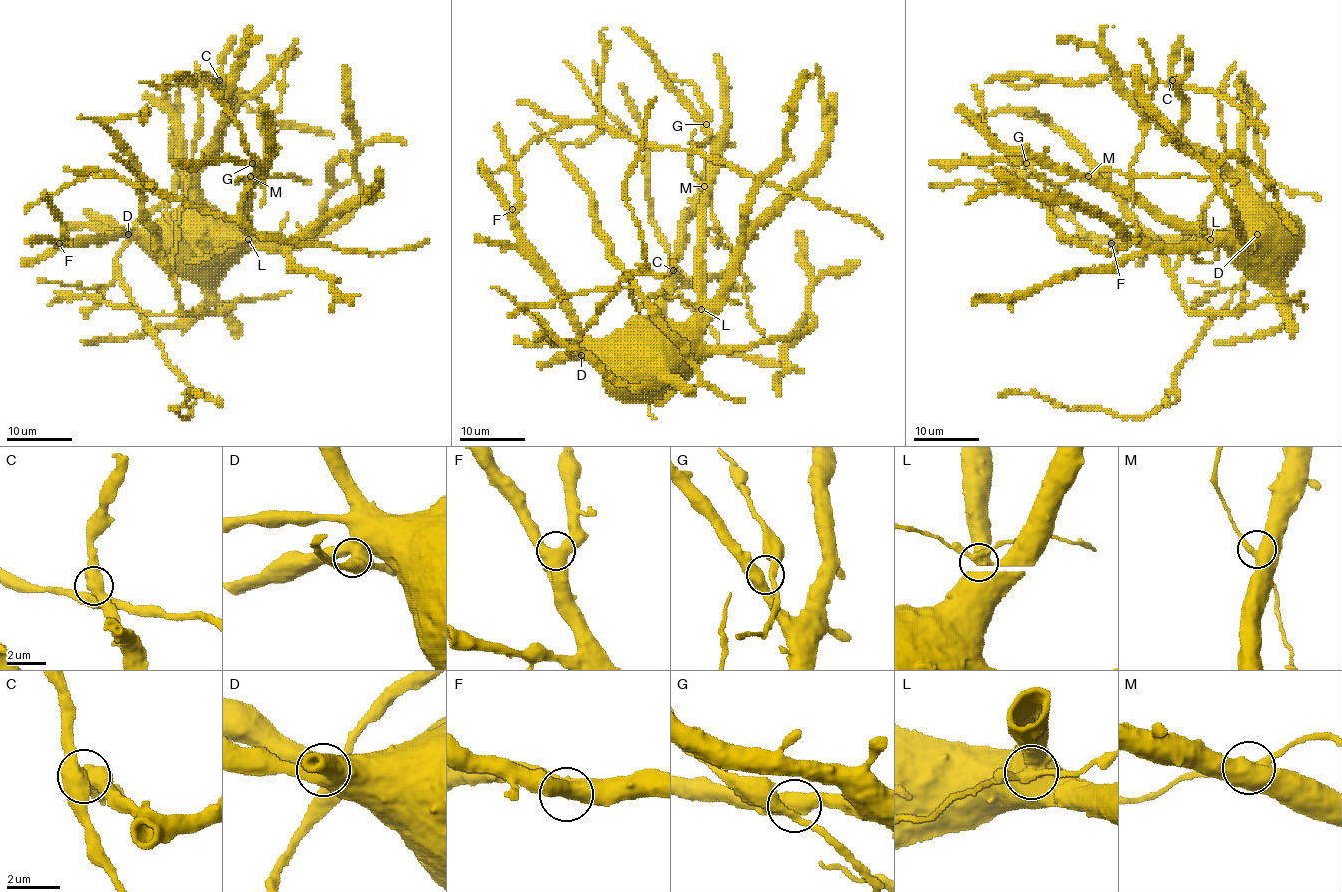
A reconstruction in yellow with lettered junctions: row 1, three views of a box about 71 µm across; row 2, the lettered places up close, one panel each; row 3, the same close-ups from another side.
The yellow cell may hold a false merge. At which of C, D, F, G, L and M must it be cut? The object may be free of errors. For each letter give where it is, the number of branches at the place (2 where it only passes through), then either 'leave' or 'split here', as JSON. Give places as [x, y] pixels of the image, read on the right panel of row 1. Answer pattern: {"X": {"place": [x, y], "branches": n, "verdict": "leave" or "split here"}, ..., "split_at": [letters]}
{"C": {"place": [1172, 80], "branches": 3, "verdict": "leave"}, "D": {"place": [1257, 234], "branches": 4, "verdict": "leave"}, "F": {"place": [1111, 243], "branches": 3, "verdict": "leave"}, "G": {"place": [1026, 163], "branches": 4, "verdict": "leave"}, "L": {"place": [1210, 239], "branches": 4, "verdict": "split here"}, "M": {"place": [1088, 176], "branches": 3, "verdict": "leave"}, "split_at": ["L"]}

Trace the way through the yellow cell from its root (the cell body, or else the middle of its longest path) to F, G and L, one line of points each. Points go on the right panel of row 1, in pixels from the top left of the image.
F: (1237, 245), (1227, 234), (1242, 234), (1114, 240), (1111, 243)
G: (1237, 245), (1229, 235), (1183, 232), (1157, 219), (1126, 194), (1037, 163), (1026, 163)
L: (1237, 245), (1229, 235), (1219, 237), (1211, 232), (1211, 238)

